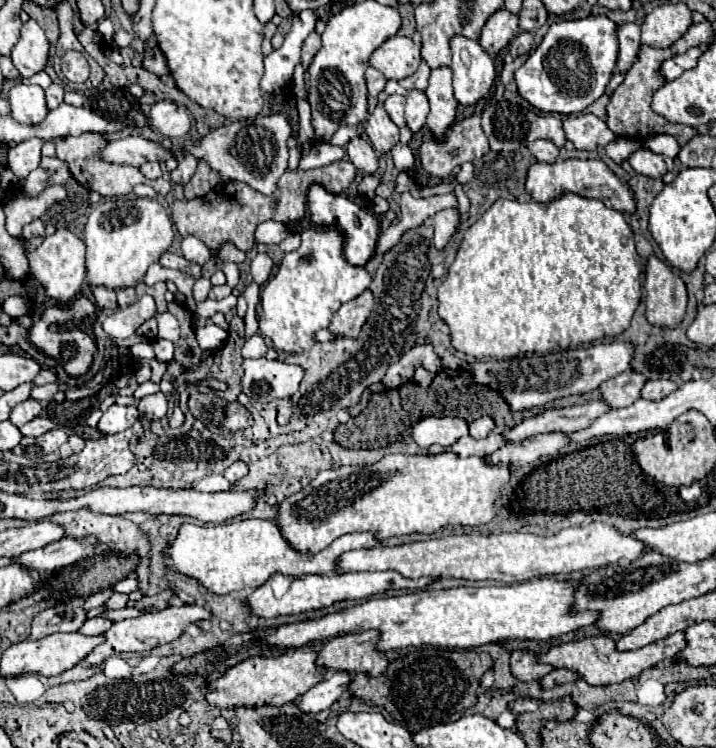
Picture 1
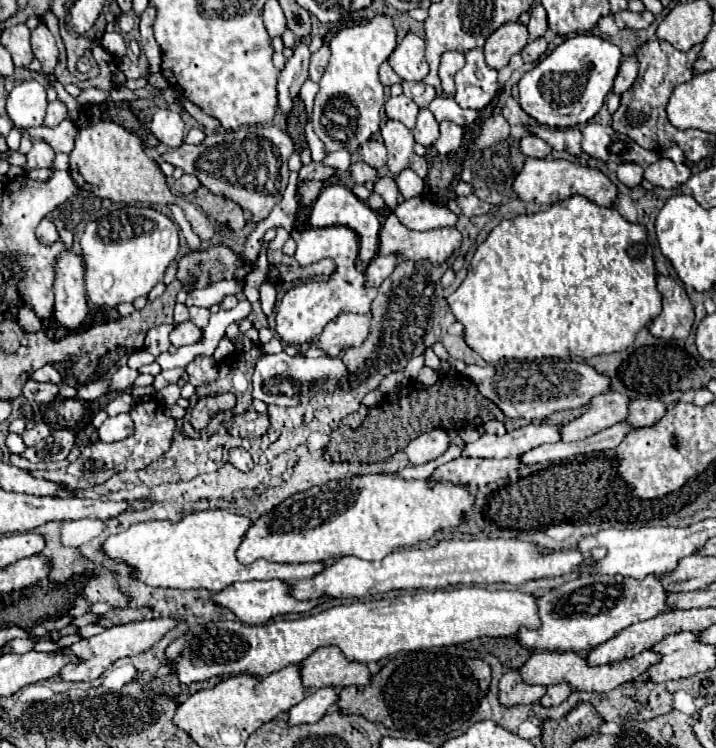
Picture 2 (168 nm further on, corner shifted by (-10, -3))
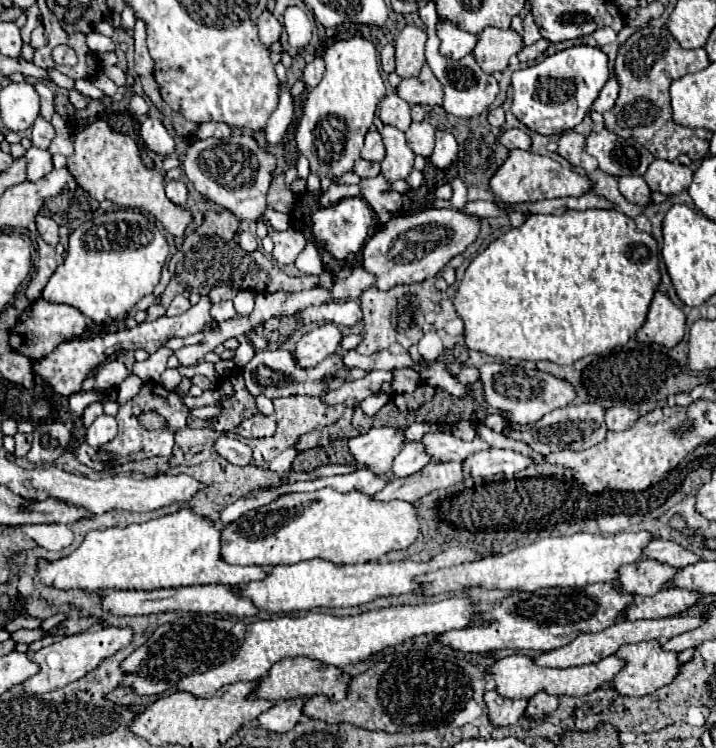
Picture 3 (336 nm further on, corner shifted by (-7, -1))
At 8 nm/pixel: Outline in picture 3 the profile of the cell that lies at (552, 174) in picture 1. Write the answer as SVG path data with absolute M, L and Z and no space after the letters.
M511 150L507 160L495 170L489 180L489 188L499 202L521 204L521 202L537 202L545 198L565 198L565 196L581 196L591 190L591 180L581 176L569 168L563 168L559 162L549 156L539 156L529 150Z

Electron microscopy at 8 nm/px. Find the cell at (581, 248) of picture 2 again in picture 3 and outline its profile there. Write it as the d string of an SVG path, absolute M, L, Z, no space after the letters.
M567 210L561 216L555 214L531 214L519 228L511 228L509 232L501 234L495 242L487 246L485 252L481 252L465 270L465 276L459 284L455 308L461 320L465 322L465 344L469 350L479 350L489 356L501 358L501 360L549 360L555 364L573 364L575 360L589 356L589 354L601 354L605 350L613 350L617 346L623 346L629 342L629 338L635 336L635 332L643 326L649 304L653 300L653 294L661 282L659 274L659 248L657 240L647 232L637 232L635 222L627 218L619 210Z

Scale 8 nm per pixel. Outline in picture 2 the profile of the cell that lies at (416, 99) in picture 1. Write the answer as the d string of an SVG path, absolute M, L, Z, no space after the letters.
M428 108L420 110L416 128L412 132L414 132L416 142L422 144L422 146L432 146L438 140L438 122L436 122L434 114Z

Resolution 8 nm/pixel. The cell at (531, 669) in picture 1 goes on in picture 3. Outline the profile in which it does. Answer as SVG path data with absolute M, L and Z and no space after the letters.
M491 690L491 692L485 692L485 706L487 706L489 722L493 726L509 726L509 724L515 724L525 714L527 702L525 700L509 702L507 698L501 698L497 690Z

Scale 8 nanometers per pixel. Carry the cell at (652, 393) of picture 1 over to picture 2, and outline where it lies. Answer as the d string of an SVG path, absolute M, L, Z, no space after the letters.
M642 396L642 398L632 400L628 420L632 420L632 424L652 426L654 422L658 422L666 414L666 410L668 410L668 404L662 402L660 398Z

